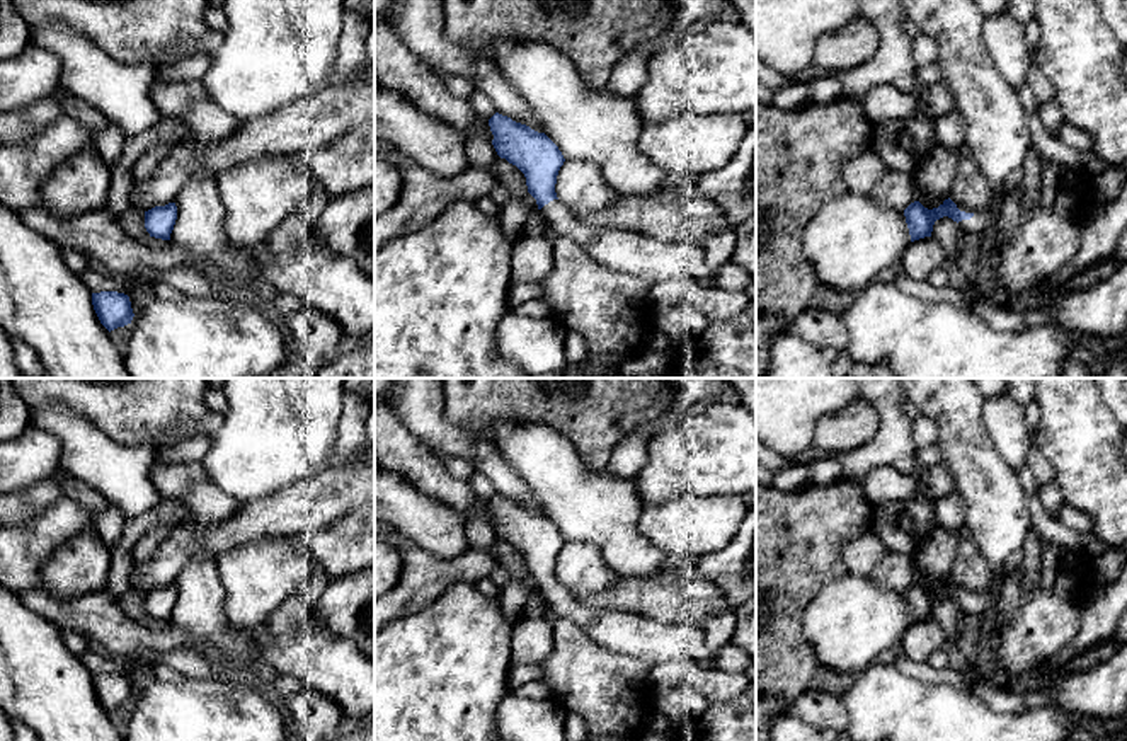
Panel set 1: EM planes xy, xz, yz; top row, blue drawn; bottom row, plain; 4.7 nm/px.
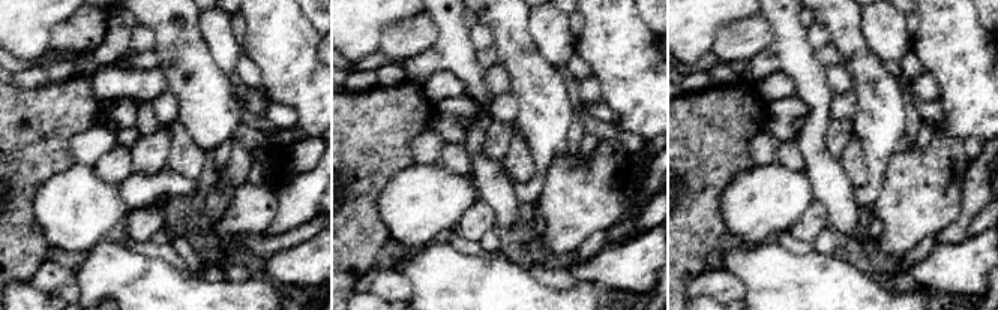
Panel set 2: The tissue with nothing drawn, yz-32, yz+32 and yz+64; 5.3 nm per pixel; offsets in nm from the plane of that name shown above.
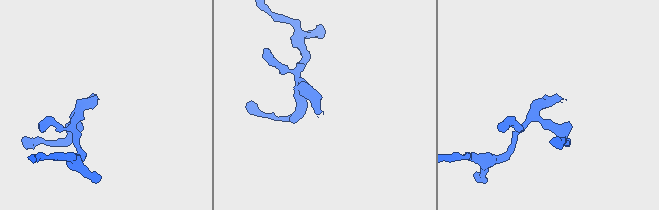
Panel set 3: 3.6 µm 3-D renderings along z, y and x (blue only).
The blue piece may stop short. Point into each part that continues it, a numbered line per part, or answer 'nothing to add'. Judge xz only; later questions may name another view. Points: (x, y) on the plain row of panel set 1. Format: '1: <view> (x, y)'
1: xz (640, 637)

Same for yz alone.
1: yz (981, 602)

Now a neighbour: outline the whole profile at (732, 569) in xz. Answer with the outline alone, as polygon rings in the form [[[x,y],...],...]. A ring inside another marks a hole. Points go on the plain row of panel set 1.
[[[756,506],[747,508],[730,542],[700,557],[695,569],[722,589],[732,613],[756,598]]]

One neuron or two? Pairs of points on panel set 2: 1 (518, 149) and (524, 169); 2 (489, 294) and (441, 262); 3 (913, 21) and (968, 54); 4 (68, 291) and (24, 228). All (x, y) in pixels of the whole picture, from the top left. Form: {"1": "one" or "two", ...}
{"1": "one", "2": "one", "3": "two", "4": "two"}

